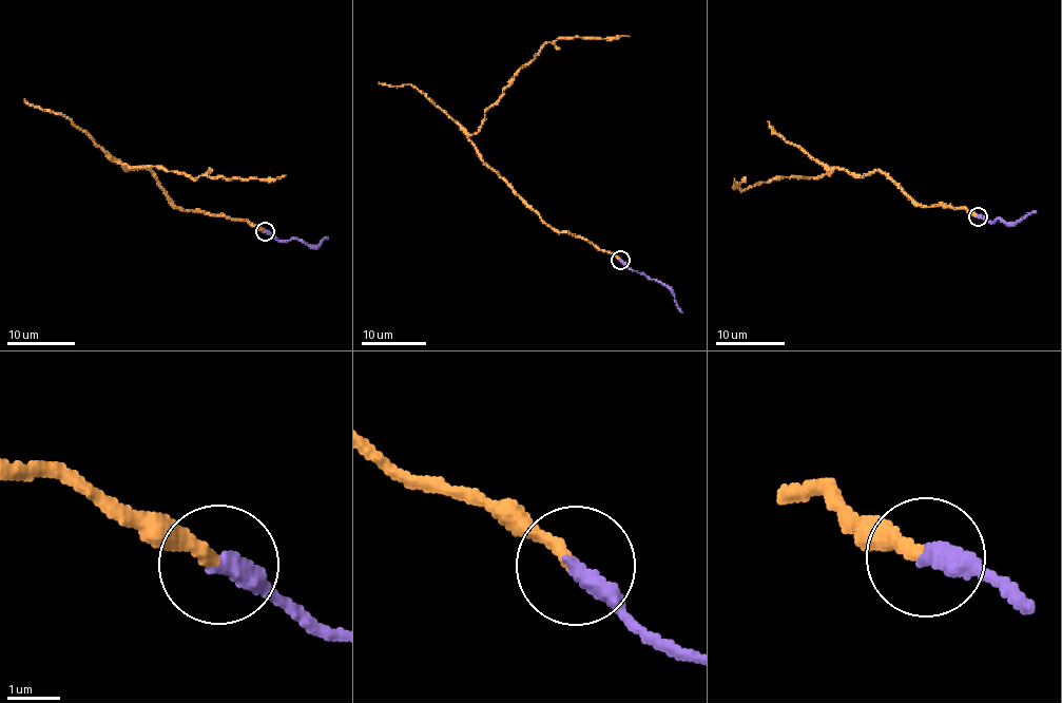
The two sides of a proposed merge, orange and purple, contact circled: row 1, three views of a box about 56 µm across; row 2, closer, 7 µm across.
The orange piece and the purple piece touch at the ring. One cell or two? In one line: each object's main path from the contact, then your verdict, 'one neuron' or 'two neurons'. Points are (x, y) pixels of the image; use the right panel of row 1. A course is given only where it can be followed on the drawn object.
course orange (978, 216), (965, 208), (923, 207), (883, 172), (854, 175), (834, 168), (741, 190), (734, 178); course purple (978, 216), (990, 222), (1000, 219), (1006, 223), (1017, 222), (1036, 211); one neuron

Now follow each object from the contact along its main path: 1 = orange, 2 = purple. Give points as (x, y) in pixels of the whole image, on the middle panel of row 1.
1: (621, 260), (580, 238), (554, 231), (483, 160), (468, 137), (508, 80), (543, 44), (558, 39), (629, 36)
2: (621, 260), (634, 271), (664, 284), (682, 312)

